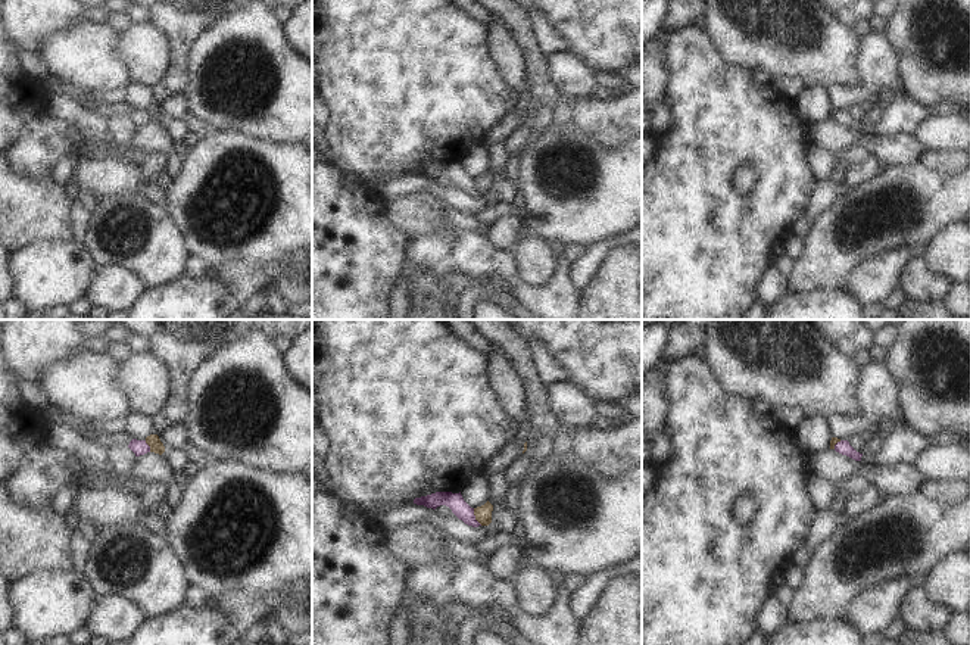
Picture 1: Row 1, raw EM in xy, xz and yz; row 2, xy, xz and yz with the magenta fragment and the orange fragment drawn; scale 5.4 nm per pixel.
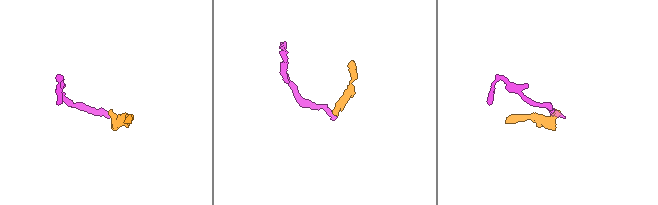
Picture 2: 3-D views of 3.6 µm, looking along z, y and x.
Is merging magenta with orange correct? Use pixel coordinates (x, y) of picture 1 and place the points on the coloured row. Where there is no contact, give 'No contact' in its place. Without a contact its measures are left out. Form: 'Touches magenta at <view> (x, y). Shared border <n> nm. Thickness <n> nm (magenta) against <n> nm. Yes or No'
Touches magenta at xz (474, 517). Shared border 110 nm. Thickness 90 nm (magenta) against 100 nm. No

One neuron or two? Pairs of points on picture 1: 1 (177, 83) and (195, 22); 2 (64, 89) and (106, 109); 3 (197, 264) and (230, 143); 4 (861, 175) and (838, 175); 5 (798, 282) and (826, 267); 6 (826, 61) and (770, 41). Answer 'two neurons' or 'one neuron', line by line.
1: one neuron
2: one neuron
3: two neurons
4: two neurons
5: one neuron
6: one neuron

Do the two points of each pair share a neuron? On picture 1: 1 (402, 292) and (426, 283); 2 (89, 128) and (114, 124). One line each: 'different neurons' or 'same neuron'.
1: different neurons
2: different neurons

